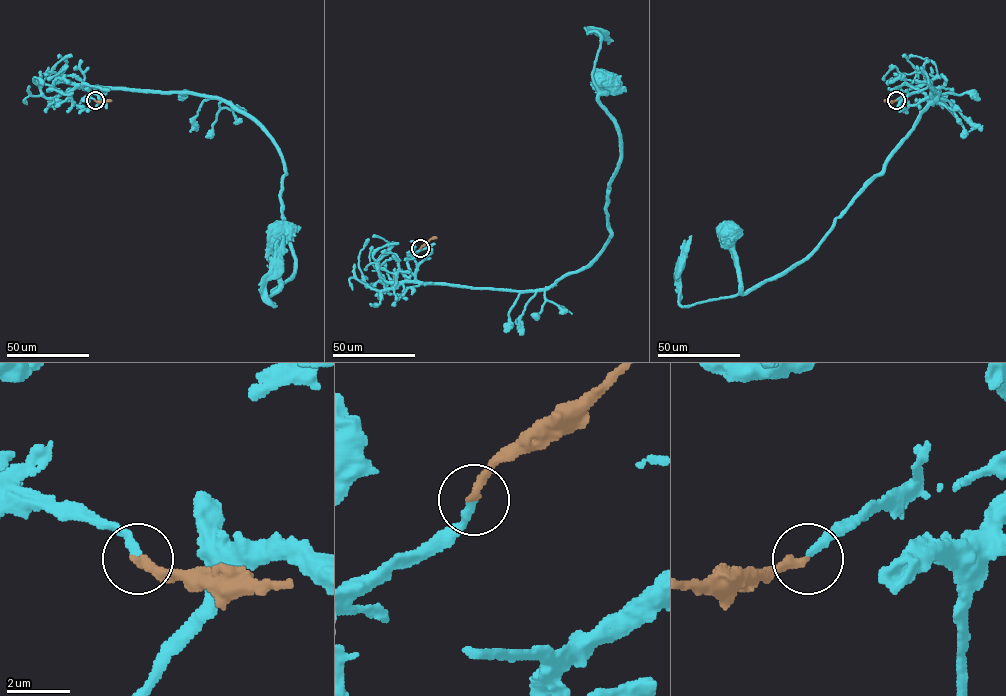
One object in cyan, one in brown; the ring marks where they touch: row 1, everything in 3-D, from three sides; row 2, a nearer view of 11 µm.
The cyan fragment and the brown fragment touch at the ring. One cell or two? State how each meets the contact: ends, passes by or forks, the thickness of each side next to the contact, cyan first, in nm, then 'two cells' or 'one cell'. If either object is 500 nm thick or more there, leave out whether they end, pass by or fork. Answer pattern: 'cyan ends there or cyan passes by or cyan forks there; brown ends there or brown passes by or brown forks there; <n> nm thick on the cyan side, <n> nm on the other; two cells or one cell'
cyan ends there; brown ends there; 260 nm thick on the cyan side, 280 nm on the other; one cell

